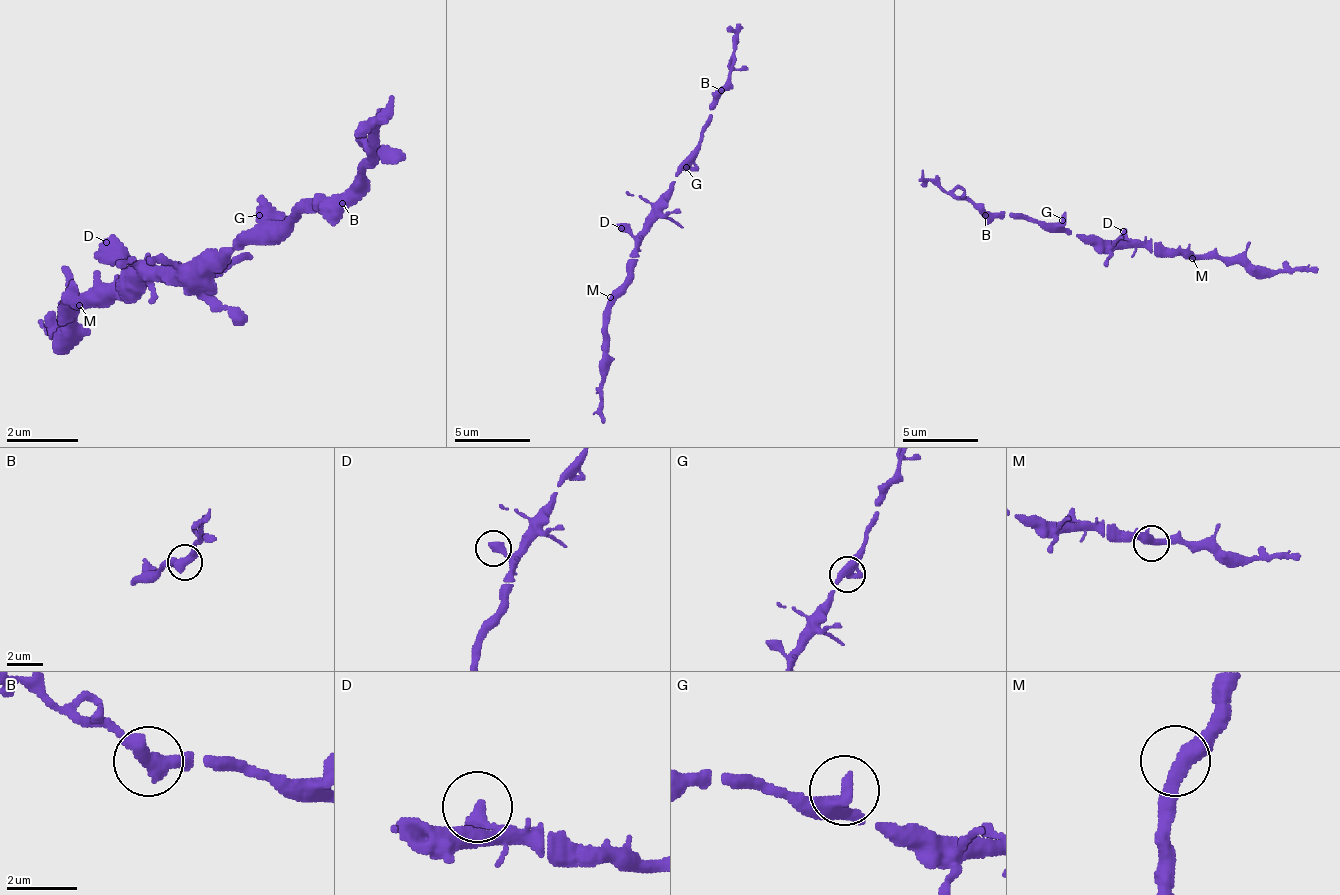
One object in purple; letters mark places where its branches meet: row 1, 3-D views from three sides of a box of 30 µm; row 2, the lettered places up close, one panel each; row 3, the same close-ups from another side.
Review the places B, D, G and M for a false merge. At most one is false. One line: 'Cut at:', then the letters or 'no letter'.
Cut at: no letter

